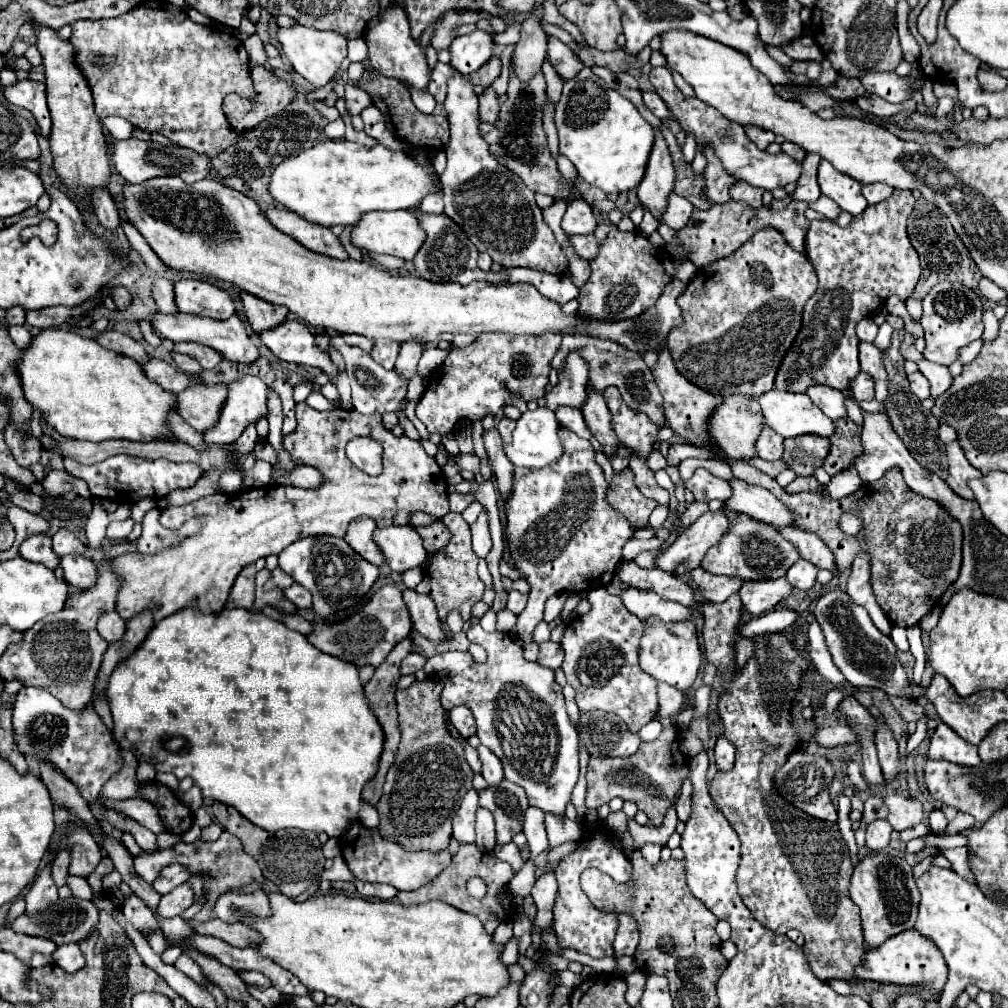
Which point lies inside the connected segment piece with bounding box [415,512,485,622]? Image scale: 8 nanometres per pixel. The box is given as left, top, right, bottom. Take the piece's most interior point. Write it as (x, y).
(451, 579)

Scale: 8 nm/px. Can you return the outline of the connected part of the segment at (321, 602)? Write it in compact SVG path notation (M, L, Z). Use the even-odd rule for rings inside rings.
M307 536L279 554L279 566L293 576L295 582L307 586L313 594L313 608L323 620L333 620L337 610L345 610L357 604L373 586L379 576L379 568L363 560L343 538L337 536Z

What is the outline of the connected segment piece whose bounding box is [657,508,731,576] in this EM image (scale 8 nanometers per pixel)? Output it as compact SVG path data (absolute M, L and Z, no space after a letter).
M725 508L717 512L705 512L659 556L657 568L675 576L681 576L685 570L697 568L707 550L717 546L729 532L729 528L731 520L725 514Z

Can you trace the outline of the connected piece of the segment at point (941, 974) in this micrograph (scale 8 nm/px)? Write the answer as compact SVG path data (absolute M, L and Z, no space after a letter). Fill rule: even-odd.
M911 928L887 938L877 948L865 948L863 960L855 968L855 976L871 982L887 982L901 986L921 984L925 988L917 994L927 1000L935 1000L935 994L943 990L943 980L947 980L947 964L943 964L943 956L941 952L937 952L937 946L927 936L917 936L915 928Z

